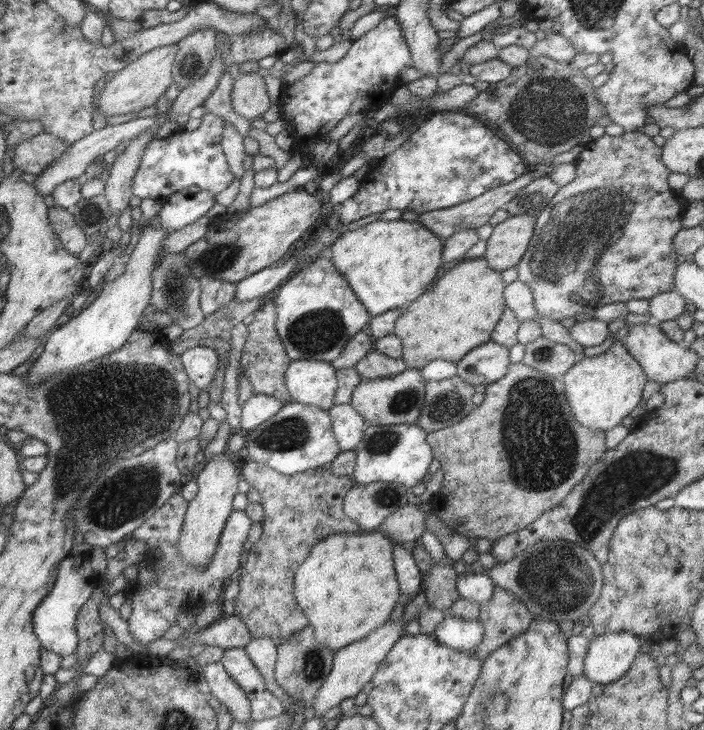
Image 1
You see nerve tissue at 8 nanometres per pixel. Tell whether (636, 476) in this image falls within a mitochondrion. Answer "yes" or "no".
yes

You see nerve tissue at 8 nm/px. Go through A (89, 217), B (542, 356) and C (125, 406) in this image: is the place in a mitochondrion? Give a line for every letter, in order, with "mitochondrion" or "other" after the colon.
A: other
B: mitochondrion
C: mitochondrion

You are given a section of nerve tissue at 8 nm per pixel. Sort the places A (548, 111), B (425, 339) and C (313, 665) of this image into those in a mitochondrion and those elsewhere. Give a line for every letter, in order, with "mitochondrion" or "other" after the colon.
A: mitochondrion
B: other
C: mitochondrion

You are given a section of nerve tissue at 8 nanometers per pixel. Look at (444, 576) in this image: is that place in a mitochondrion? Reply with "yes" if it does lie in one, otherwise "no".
no

